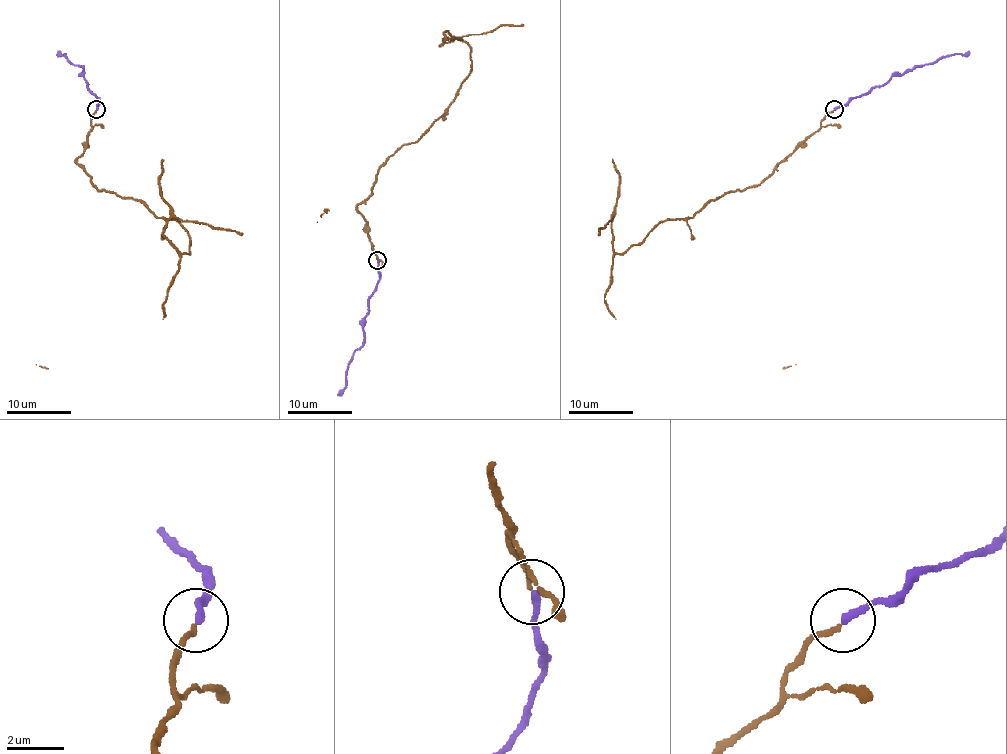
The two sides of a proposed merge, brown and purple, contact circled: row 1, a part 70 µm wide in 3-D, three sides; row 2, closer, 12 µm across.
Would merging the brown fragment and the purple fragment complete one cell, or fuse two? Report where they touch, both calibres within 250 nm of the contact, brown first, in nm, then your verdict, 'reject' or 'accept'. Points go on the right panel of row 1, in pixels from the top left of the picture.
(834, 109) | 180/280 nm | accept

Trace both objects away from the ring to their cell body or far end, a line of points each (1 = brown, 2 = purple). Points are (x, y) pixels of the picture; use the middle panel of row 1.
1: (377, 259), (356, 207), (371, 194), (379, 168), (437, 119), (470, 73), (470, 47), (444, 38), (524, 25)
2: (377, 260), (379, 281), (369, 299), (369, 312), (363, 319), (364, 341), (348, 364), (345, 389), (338, 395)

